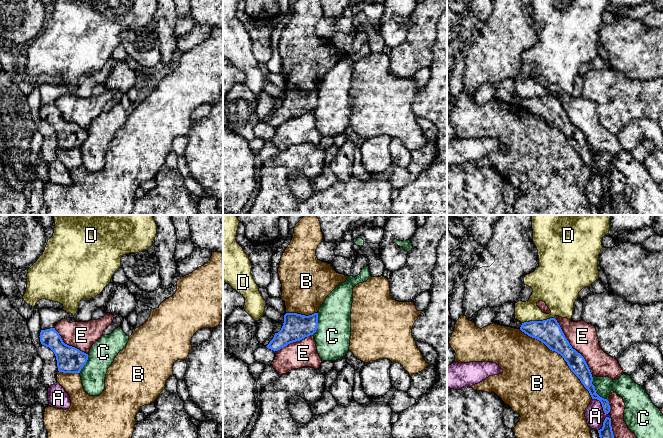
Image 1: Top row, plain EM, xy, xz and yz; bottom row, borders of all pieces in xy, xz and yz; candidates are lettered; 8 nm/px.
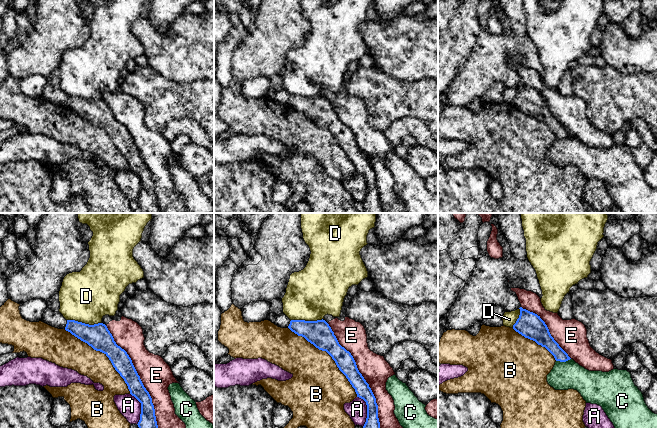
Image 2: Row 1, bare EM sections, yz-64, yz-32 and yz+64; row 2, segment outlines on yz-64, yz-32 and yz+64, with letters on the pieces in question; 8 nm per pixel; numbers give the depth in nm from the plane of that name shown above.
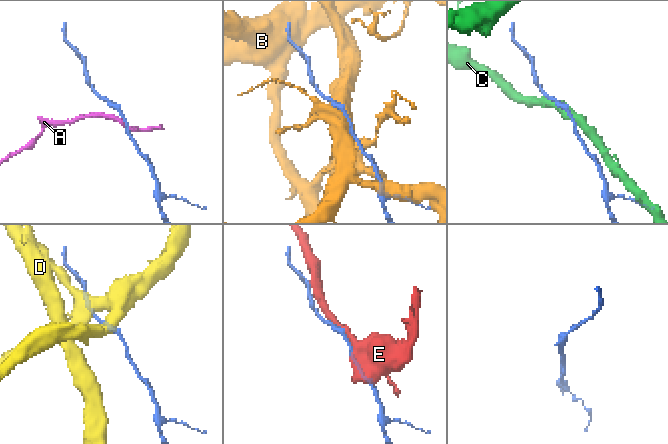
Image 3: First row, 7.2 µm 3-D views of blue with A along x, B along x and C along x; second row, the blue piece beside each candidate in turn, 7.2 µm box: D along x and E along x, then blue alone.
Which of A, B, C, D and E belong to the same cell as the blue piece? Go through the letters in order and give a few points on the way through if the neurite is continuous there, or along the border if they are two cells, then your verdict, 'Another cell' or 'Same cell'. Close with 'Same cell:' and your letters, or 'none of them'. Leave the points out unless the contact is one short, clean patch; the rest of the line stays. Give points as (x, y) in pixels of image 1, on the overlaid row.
A: Another cell
B: Another cell
C: Another cell
D: Another cell
E: Another cell
Same cell: none of them

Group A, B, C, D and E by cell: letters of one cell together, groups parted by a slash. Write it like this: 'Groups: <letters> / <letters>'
Groups: A / B / C / D / E

